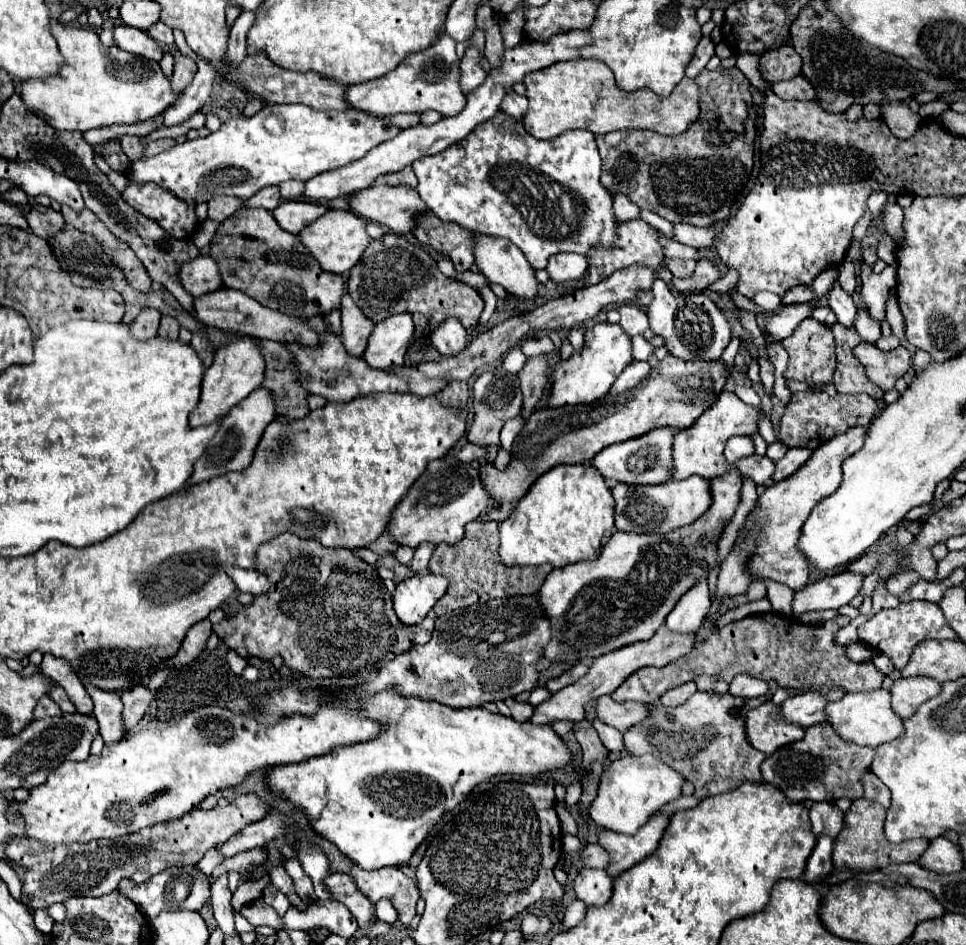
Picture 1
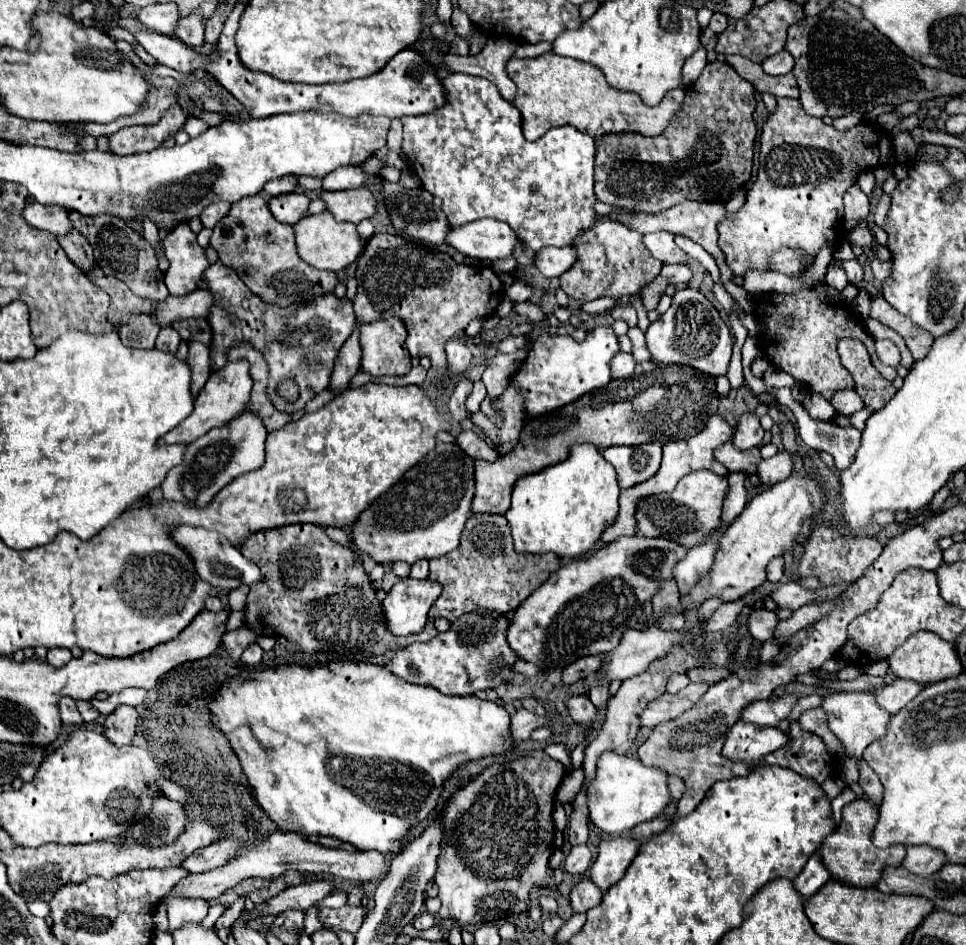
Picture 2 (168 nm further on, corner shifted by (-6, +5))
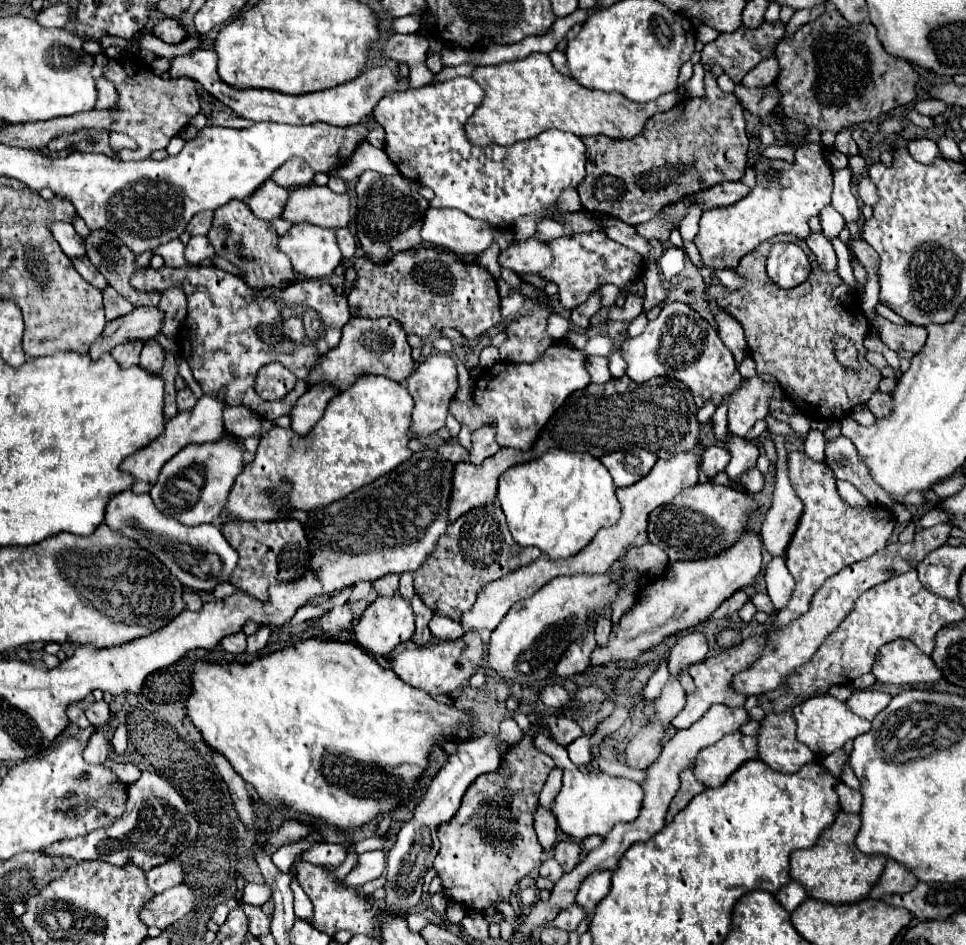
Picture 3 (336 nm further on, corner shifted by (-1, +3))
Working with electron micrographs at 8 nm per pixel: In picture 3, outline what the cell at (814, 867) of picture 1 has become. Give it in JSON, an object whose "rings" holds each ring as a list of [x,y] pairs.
{"rings":[[[791,880],[787,886],[783,886],[775,896],[777,896],[777,900],[783,904],[783,908],[787,912],[793,912],[803,900],[809,898],[807,896],[807,890],[803,888],[803,884],[799,884],[795,880]]]}

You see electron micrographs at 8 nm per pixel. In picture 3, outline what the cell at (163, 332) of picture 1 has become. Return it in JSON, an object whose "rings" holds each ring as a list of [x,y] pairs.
{"rings":[[[147,340],[141,352],[141,362],[139,366],[145,368],[147,372],[161,372],[165,362],[165,350],[161,348],[161,344],[157,340]]]}

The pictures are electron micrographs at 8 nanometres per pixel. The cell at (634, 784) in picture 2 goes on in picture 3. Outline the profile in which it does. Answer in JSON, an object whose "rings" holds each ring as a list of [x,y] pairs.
{"rings":[[[539,728],[535,738],[533,738],[535,748],[543,750],[545,754],[549,754],[555,764],[563,770],[563,788],[555,798],[555,806],[553,806],[553,814],[557,818],[559,828],[573,836],[575,840],[583,840],[591,834],[599,834],[605,836],[607,832],[611,832],[611,828],[619,822],[631,822],[639,816],[639,808],[643,804],[643,786],[635,780],[629,778],[621,778],[621,776],[611,776],[603,770],[599,772],[581,772],[567,756],[567,750],[557,744],[555,740],[551,740],[551,736]]]}

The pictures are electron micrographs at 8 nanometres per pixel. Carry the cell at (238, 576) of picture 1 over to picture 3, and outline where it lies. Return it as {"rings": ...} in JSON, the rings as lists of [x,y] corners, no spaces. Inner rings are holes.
{"rings":[[[131,490],[121,492],[119,496],[111,498],[105,512],[105,524],[113,530],[121,530],[127,538],[137,540],[143,548],[155,554],[163,564],[173,572],[173,576],[187,588],[197,592],[213,592],[213,588],[221,582],[229,582],[231,572],[237,568],[239,554],[227,544],[221,528],[215,524],[203,526],[185,526],[173,518],[161,514],[149,494],[135,494]],[[179,546],[189,546],[189,550],[181,550]],[[213,556],[221,560],[221,566],[215,566]]]}

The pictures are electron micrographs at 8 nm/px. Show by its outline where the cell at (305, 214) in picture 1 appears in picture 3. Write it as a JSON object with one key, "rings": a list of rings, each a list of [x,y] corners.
{"rings":[[[267,180],[267,184],[263,184],[263,188],[259,188],[259,192],[255,192],[255,196],[251,196],[247,204],[255,212],[255,216],[271,222],[275,218],[281,218],[287,198],[289,192],[285,188],[273,184],[273,180]]]}

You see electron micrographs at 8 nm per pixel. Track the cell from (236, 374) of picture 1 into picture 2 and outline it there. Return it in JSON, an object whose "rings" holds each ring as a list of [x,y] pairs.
{"rings":[[[238,360],[238,362],[228,362],[226,368],[212,372],[206,386],[202,388],[202,392],[198,394],[198,398],[194,400],[194,410],[192,414],[182,420],[174,430],[170,430],[168,434],[164,434],[158,444],[190,444],[196,438],[204,436],[208,430],[224,426],[226,422],[230,422],[232,418],[236,418],[236,414],[240,414],[244,410],[244,404],[250,398],[250,390],[252,390],[252,378],[248,374],[248,362],[246,360]]]}

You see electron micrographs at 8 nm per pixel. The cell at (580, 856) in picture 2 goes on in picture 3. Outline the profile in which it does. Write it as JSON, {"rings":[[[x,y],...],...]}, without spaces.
{"rings":[[[549,858],[549,860],[545,860],[545,862],[541,864],[539,874],[545,876],[545,878],[549,878],[551,882],[557,882],[565,872],[563,872],[563,866],[561,866],[559,862],[555,862],[553,858]]]}

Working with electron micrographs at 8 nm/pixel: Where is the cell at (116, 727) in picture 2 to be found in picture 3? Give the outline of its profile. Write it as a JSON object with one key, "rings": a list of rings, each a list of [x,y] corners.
{"rings":[[[97,728],[95,734],[89,738],[89,744],[83,752],[83,758],[89,764],[101,764],[109,758],[109,754],[113,752],[113,746],[109,742],[109,732],[107,728]]]}

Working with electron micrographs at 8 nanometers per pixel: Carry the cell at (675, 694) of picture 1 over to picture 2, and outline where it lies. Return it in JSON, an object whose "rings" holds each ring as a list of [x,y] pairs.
{"rings":[[[672,674],[670,678],[668,678],[668,684],[666,684],[666,692],[668,694],[678,694],[684,686],[688,686],[690,684],[690,680],[684,676],[684,674]]]}

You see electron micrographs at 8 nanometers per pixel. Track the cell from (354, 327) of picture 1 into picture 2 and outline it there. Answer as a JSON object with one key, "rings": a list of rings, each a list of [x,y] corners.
{"rings":[[[356,326],[356,330],[344,342],[344,346],[342,346],[342,350],[340,350],[340,354],[336,358],[338,364],[332,370],[332,378],[330,378],[328,390],[342,392],[342,390],[348,388],[352,376],[360,368],[360,356],[362,356],[362,350],[360,350],[360,344],[358,344],[358,326]]]}

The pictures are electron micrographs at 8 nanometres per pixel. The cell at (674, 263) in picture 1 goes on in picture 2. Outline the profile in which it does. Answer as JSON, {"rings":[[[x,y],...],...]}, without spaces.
{"rings":[[[668,232],[646,234],[644,246],[662,264],[686,264],[686,254],[674,244],[674,236]]]}

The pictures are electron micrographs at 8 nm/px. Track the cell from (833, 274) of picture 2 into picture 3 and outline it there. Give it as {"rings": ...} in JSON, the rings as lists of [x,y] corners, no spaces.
{"rings":[[[811,234],[805,242],[813,250],[813,254],[817,256],[817,262],[819,262],[821,270],[825,270],[825,272],[835,272],[837,270],[835,250],[833,250],[831,242],[823,234]]]}

